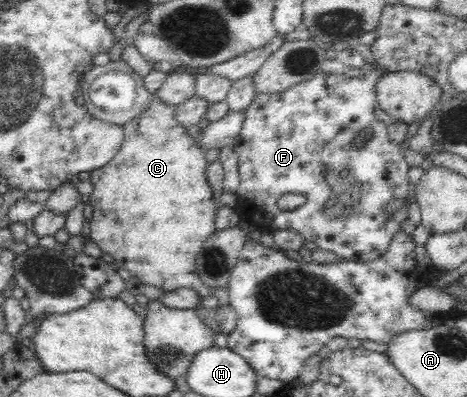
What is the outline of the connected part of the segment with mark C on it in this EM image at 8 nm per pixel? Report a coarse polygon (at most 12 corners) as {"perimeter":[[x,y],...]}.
{"perimeter":[[153,95],[89,171],[90,237],[163,291],[214,289],[198,141]]}

